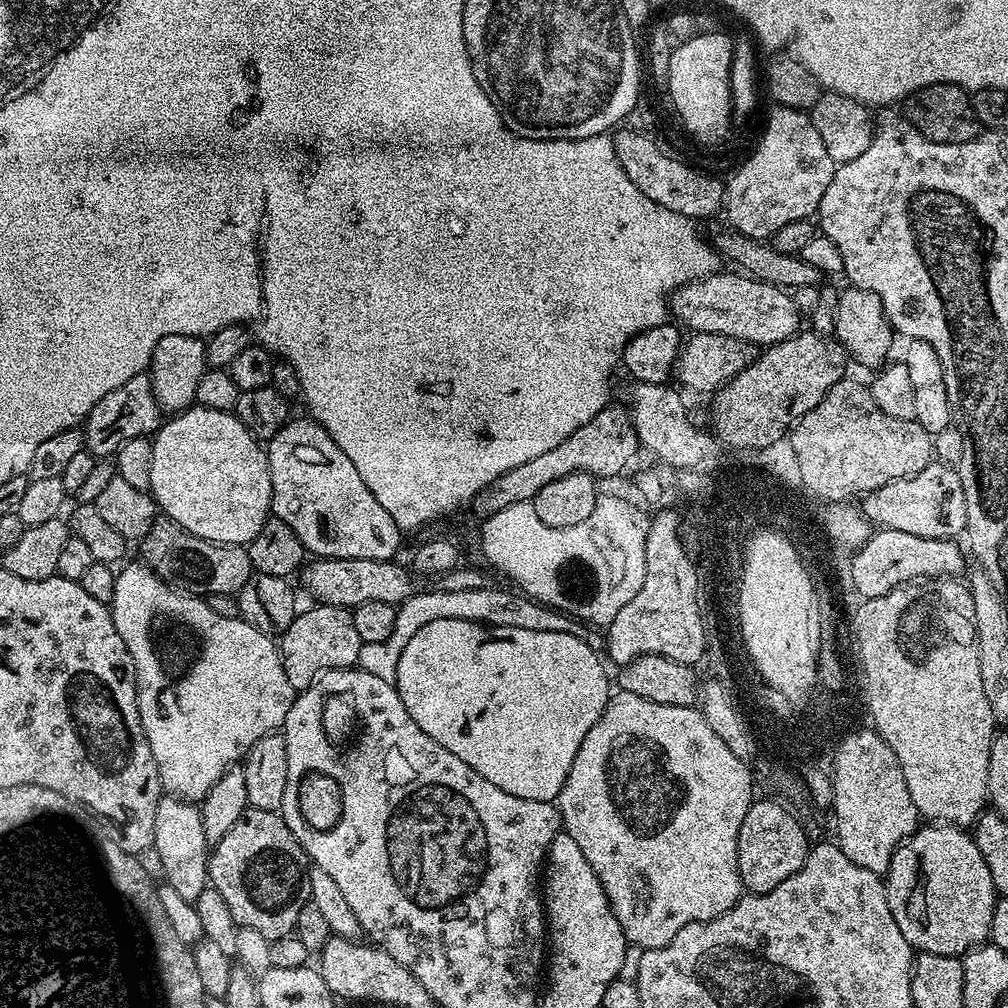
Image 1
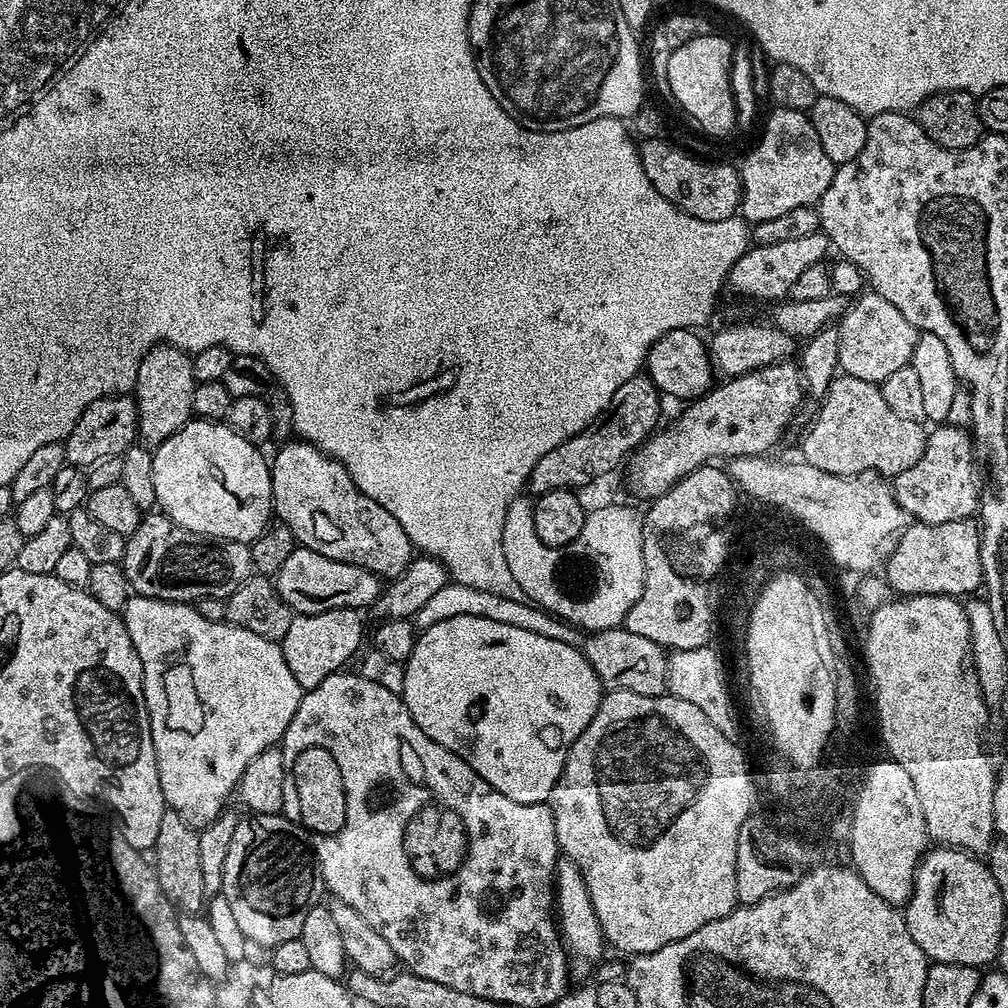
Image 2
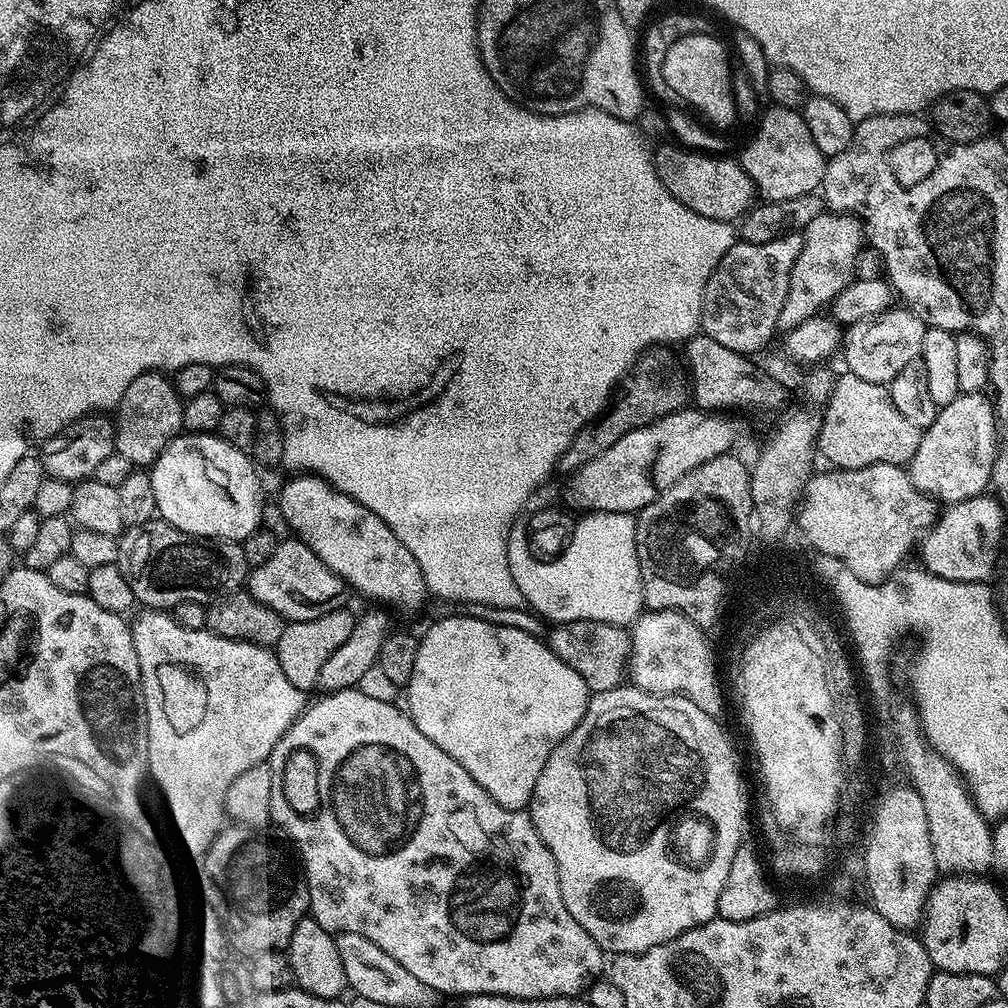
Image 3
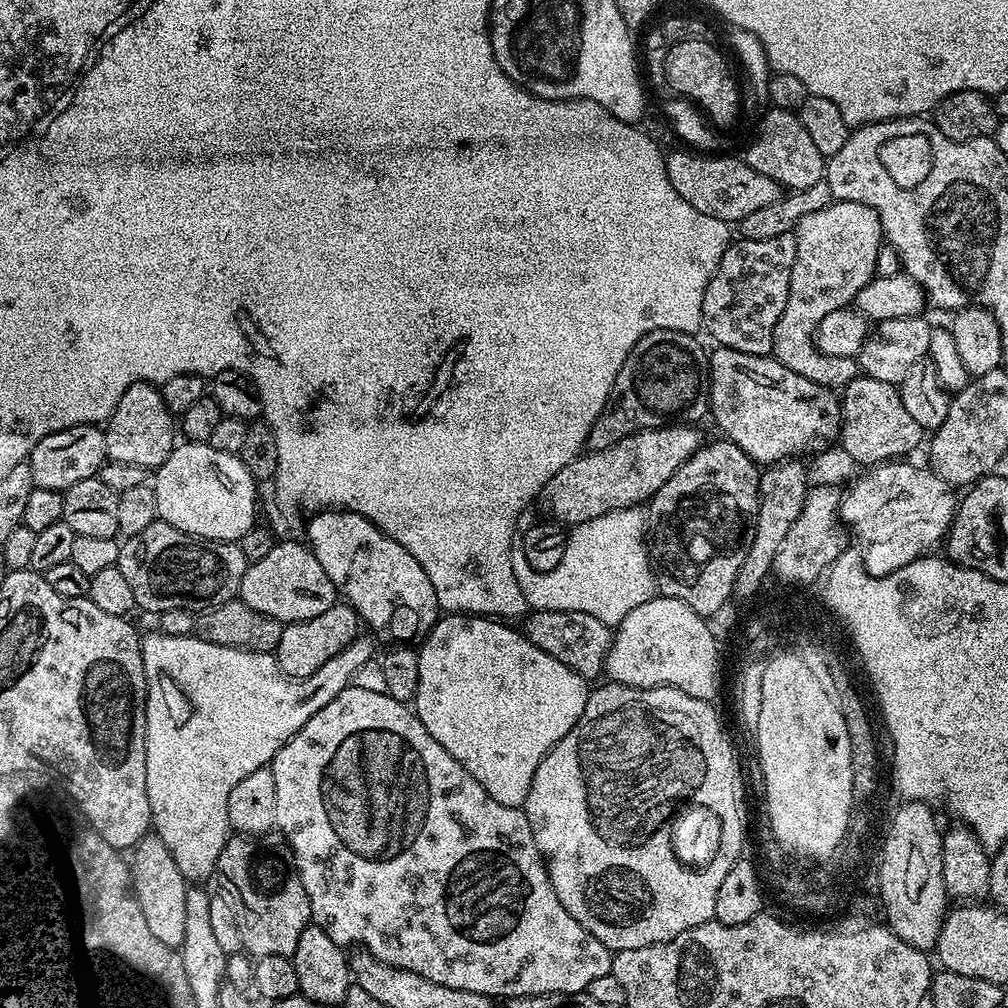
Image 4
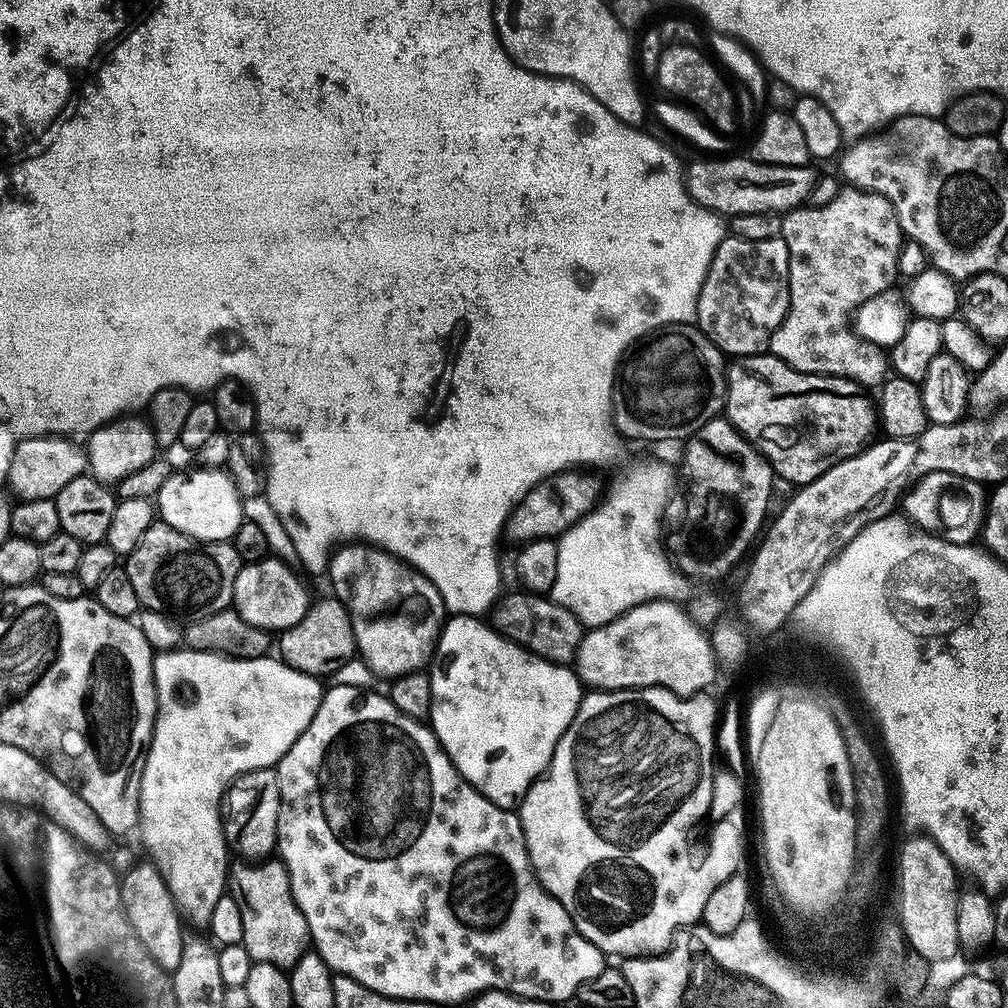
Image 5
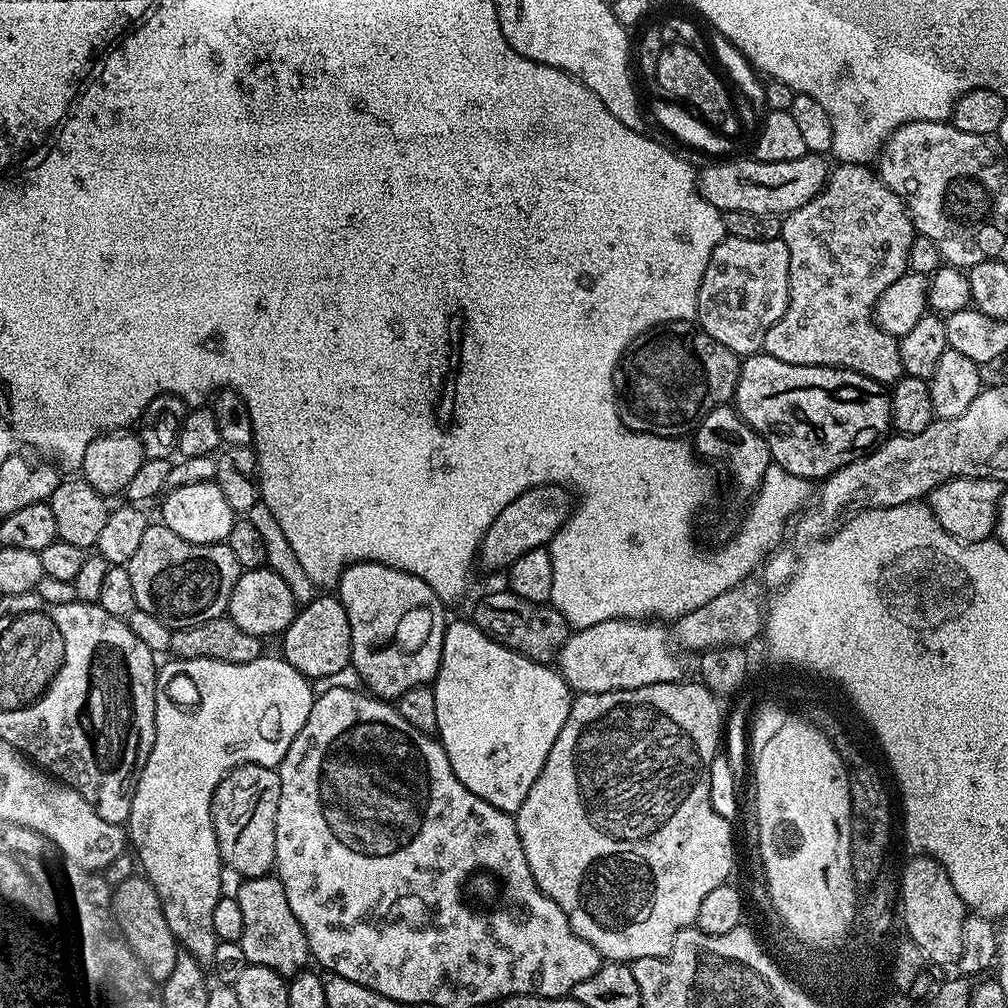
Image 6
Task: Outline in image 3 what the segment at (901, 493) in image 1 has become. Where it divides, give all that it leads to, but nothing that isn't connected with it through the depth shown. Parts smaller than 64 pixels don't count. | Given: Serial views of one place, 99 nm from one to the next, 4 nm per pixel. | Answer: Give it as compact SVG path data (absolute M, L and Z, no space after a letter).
M979 392L961 394L950 406L939 409L932 425L923 429L918 450L914 450L906 471L924 496L950 505L989 491L998 441L994 404L986 397Z

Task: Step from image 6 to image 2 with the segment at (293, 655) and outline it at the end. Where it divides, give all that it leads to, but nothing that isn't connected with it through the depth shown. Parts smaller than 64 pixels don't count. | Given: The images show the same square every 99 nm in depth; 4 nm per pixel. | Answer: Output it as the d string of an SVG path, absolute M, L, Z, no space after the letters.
M354 608L326 610L322 614L293 615L290 630L286 638L278 641L282 658L290 666L290 674L298 681L298 686L305 690L316 688L326 678L330 678L345 667L344 664L360 648L360 639L365 639L364 620Z

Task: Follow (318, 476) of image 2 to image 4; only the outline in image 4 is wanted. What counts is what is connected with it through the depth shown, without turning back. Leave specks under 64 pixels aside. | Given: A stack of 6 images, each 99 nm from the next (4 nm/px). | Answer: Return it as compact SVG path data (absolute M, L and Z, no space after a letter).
M320 510L308 524L308 540L312 553L322 562L322 570L334 582L337 593L356 611L365 625L380 628L396 620L399 608L409 608L420 623L421 633L428 633L438 619L434 586L422 570L418 558L410 554L394 538L357 512Z

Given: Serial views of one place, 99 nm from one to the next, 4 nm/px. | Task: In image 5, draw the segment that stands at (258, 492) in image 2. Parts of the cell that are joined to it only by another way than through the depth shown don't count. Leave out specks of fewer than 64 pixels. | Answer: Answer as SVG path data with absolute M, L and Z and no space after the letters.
M195 466L189 472L173 471L170 478L162 486L162 490L154 497L158 505L158 516L163 523L174 526L182 534L192 536L196 540L226 540L231 541L236 535L238 526L245 519L244 506L239 489L236 488L235 481L228 475L227 471L219 468L205 468Z

